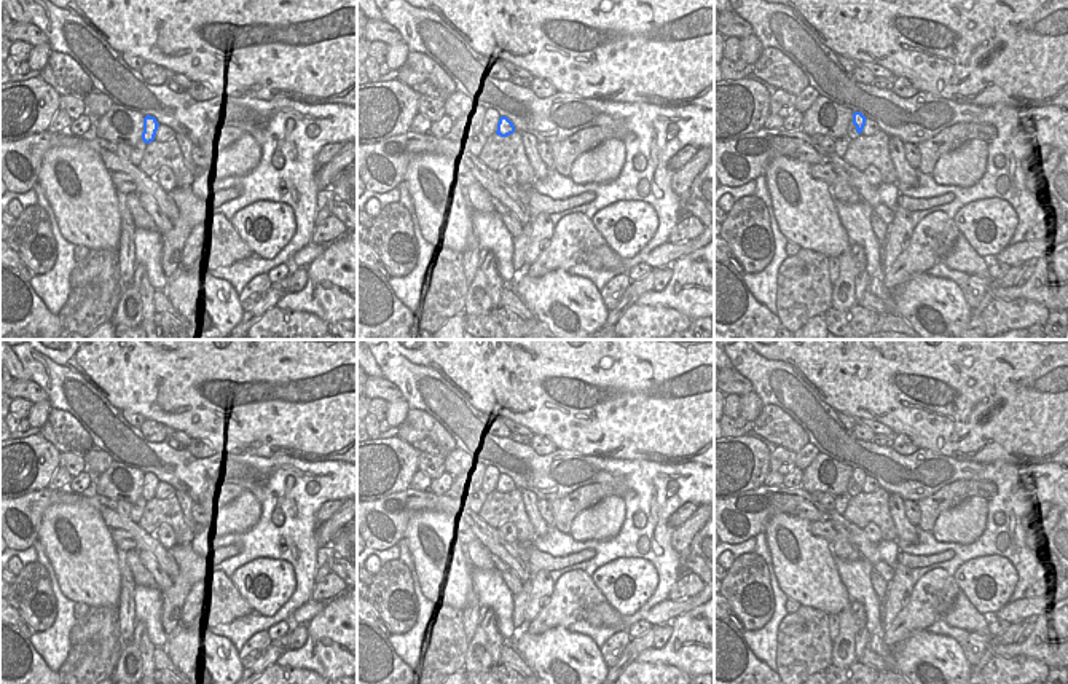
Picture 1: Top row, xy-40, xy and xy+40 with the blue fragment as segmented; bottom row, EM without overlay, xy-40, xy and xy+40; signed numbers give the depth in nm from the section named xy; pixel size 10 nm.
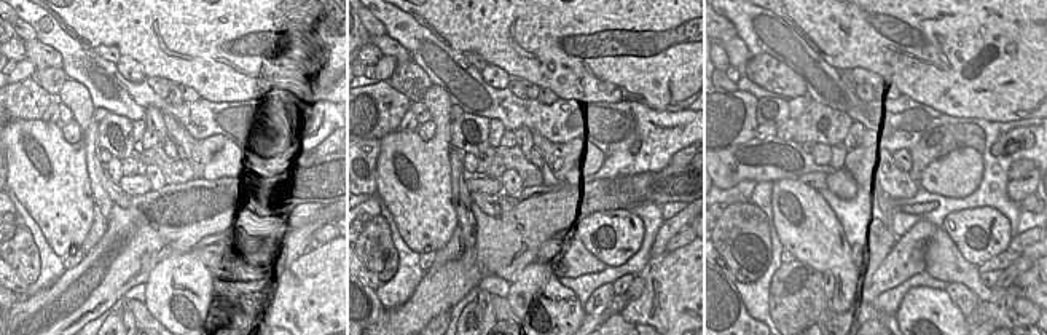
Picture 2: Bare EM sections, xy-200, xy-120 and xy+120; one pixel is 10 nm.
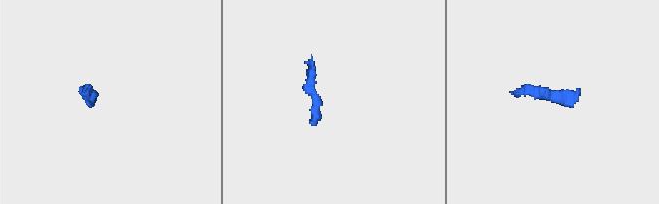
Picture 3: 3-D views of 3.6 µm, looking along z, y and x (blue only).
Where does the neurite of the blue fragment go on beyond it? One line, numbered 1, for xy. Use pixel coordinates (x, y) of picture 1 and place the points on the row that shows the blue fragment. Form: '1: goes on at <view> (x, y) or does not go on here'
1: does not go on here

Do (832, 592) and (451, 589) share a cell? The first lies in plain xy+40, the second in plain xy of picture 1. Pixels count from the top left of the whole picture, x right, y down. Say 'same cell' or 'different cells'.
same cell

